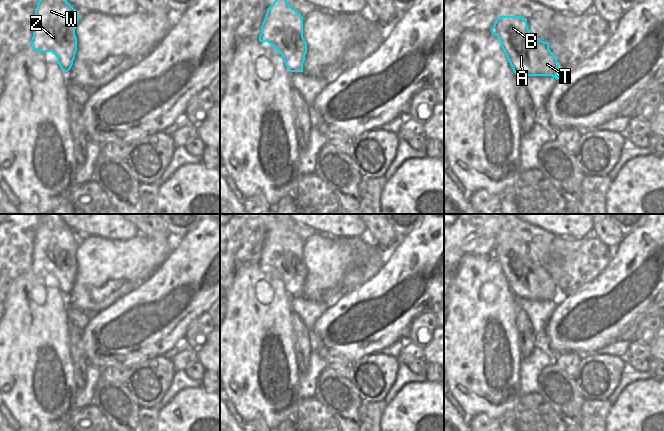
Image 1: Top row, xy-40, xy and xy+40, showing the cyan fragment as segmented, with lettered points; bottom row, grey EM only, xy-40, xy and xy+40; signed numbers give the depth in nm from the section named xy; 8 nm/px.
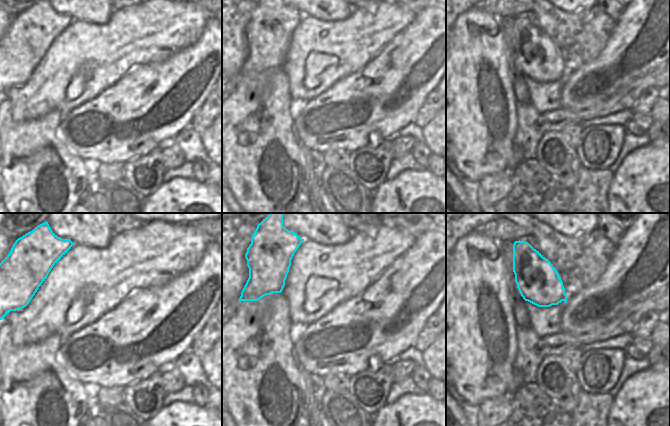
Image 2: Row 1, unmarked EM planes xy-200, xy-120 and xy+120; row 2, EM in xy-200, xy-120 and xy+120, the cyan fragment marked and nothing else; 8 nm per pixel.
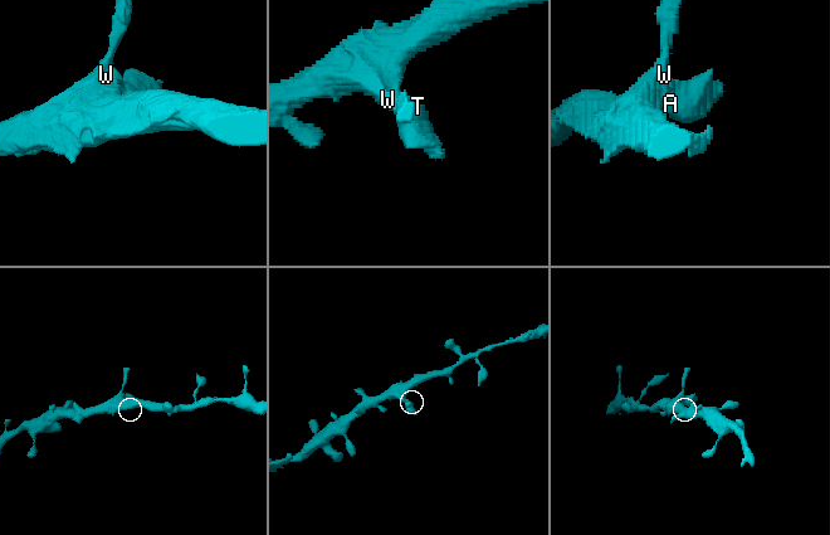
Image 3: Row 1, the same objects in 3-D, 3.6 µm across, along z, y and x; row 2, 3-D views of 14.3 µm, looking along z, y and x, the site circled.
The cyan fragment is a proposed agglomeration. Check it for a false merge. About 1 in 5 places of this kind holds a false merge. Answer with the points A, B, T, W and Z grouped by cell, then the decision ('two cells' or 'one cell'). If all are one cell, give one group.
A B T W Z | one cell

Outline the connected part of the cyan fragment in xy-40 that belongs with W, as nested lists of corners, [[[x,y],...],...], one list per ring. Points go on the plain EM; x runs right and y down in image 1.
[[[41,214],[33,243],[31,271],[38,276],[52,276],[57,281],[57,287],[61,293],[68,296],[77,275],[75,253],[78,245],[78,237],[63,221],[61,214]]]

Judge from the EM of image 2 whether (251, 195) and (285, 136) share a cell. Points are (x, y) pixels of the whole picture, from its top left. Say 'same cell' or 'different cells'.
same cell

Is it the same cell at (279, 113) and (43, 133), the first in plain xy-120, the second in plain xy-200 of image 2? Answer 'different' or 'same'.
same

